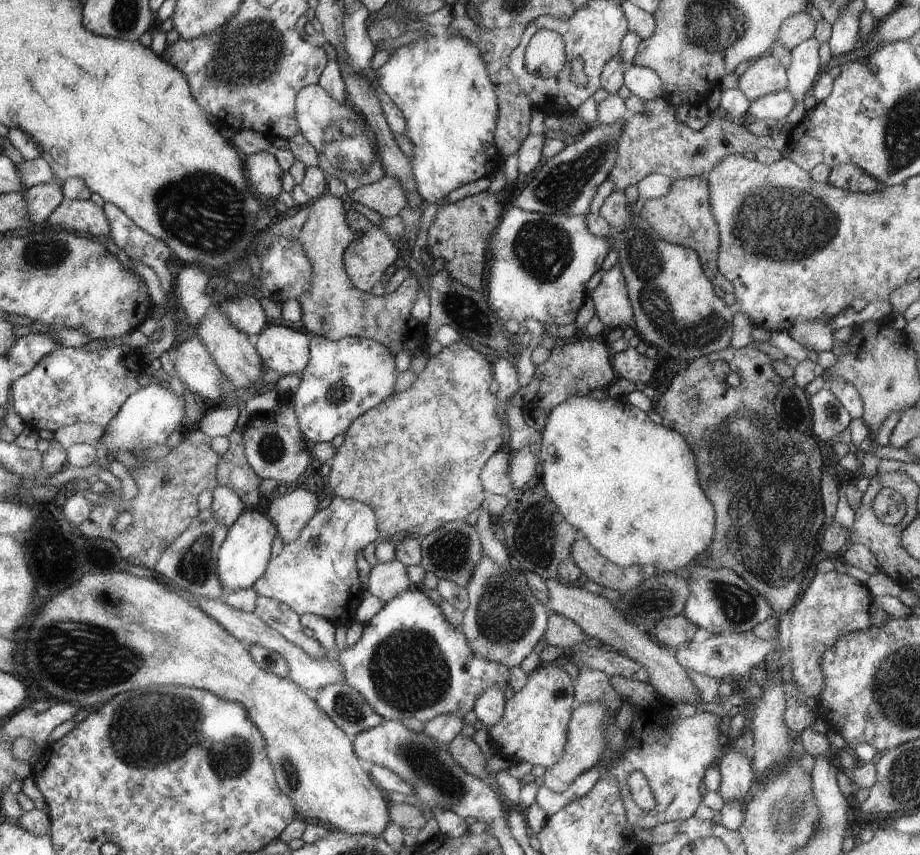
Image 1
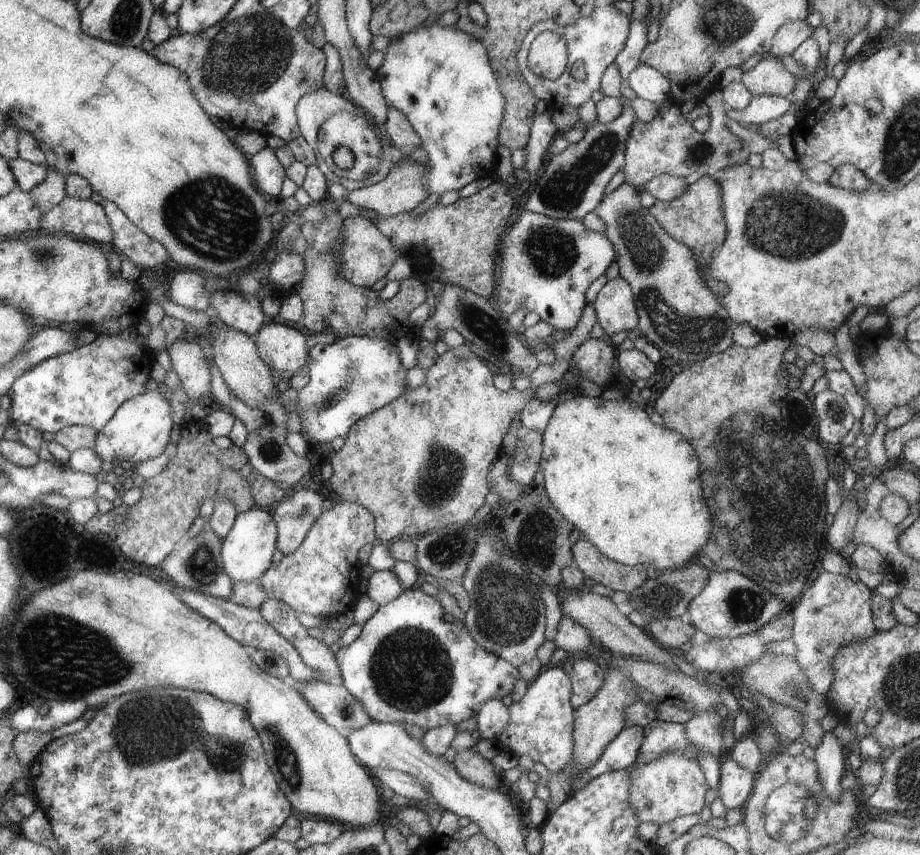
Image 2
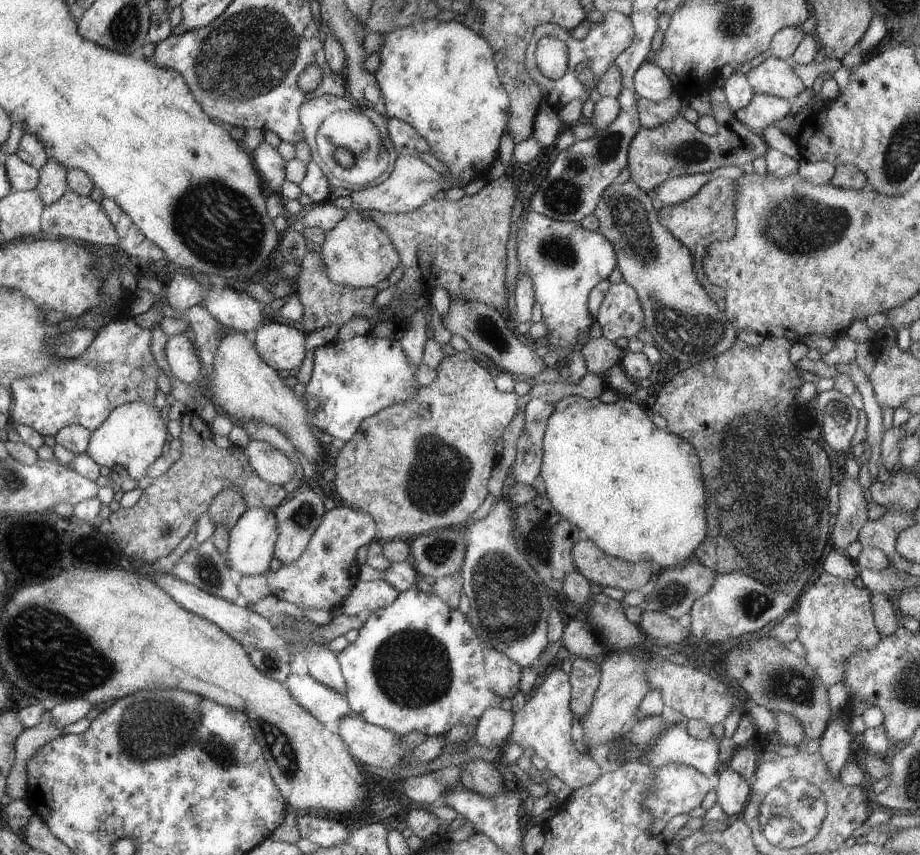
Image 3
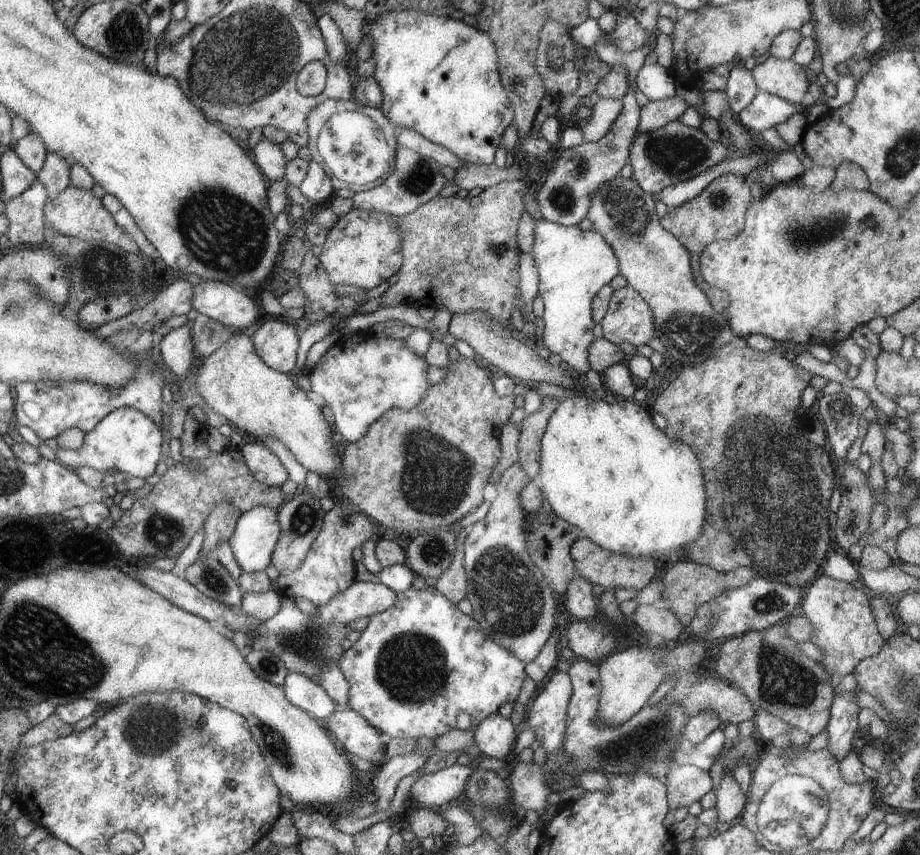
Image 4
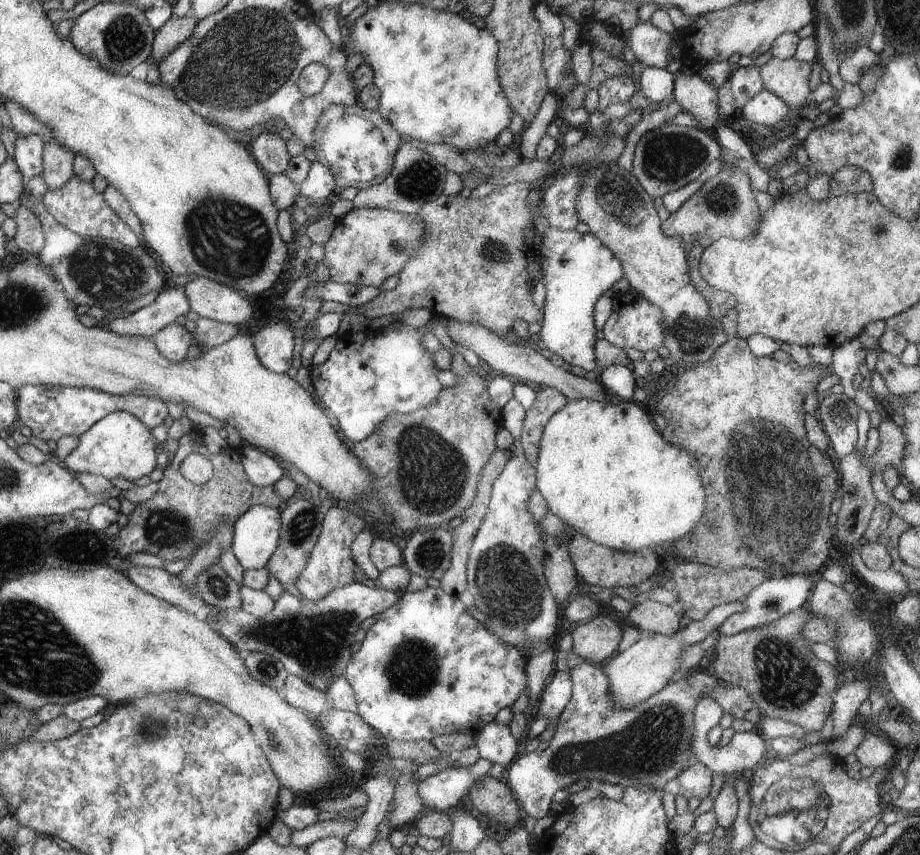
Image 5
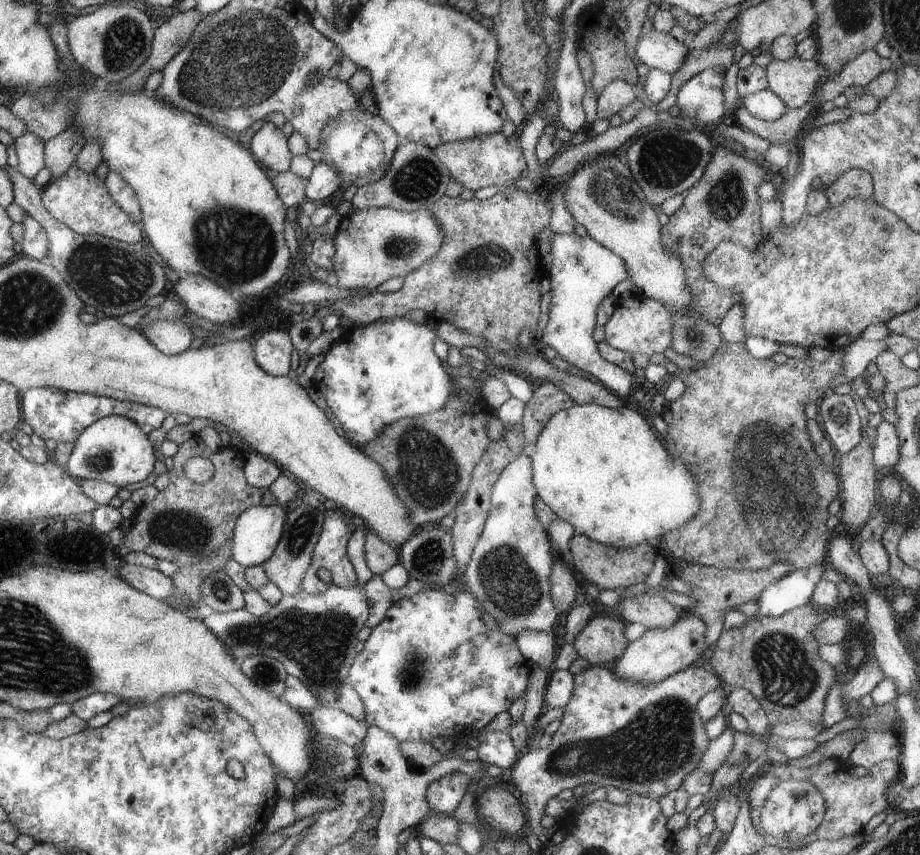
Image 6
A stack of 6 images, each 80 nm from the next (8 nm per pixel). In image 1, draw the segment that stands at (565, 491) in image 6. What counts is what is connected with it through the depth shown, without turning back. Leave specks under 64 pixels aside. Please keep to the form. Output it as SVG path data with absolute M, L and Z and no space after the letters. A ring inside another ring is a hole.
M589 394L584 396L572 395L564 402L556 405L547 414L547 423L541 435L537 453L539 462L542 464L541 479L550 500L558 507L566 522L577 528L580 535L586 536L591 546L604 558L623 567L632 565L643 567L644 564L648 564L648 566L651 564L657 572L678 572L684 571L689 565L696 563L692 562L692 560L696 560L696 554L699 554L700 551L704 550L704 547L707 547L707 544L712 542L712 536L714 536L714 508L700 488L695 454L679 432L655 423L650 418L650 413L634 407L625 398L604 397L603 399L595 399Z

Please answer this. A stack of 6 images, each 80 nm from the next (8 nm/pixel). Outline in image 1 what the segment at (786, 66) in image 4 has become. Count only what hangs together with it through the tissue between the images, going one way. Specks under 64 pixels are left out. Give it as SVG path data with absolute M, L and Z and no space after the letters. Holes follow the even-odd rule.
M772 54L759 57L739 76L739 87L751 100L787 90L787 70Z

